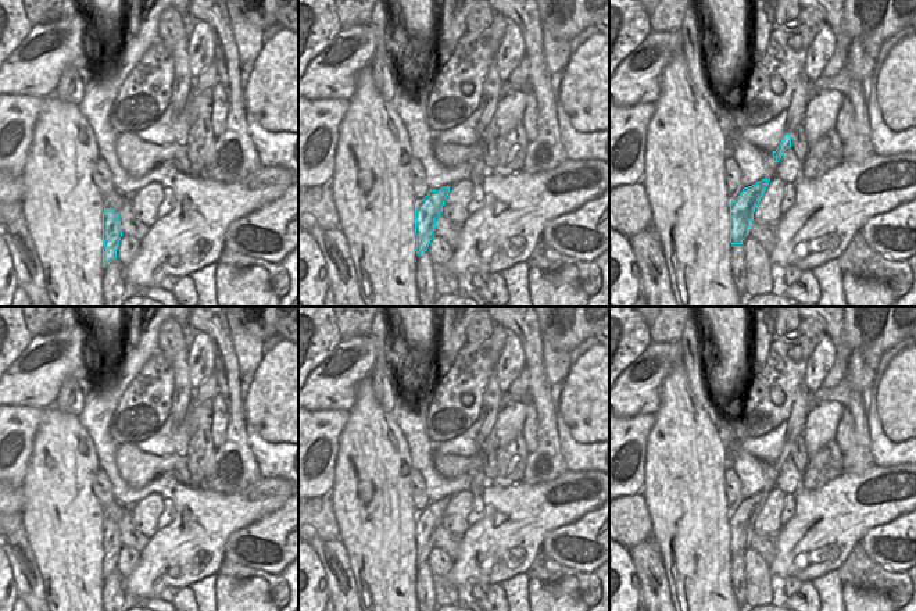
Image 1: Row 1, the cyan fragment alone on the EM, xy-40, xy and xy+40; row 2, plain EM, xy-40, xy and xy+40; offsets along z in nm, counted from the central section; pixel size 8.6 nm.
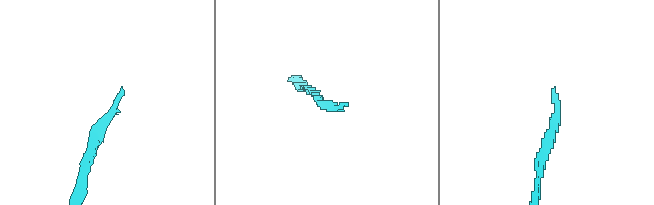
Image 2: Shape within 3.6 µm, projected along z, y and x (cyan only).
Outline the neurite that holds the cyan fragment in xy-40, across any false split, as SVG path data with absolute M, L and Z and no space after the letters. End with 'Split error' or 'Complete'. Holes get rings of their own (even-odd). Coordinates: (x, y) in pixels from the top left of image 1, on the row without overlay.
M104 519L103 524L103 579L117 569L117 560L122 549L119 526L112 519Z. Complete

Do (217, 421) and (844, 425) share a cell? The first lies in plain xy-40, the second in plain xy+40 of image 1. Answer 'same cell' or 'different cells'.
same cell

